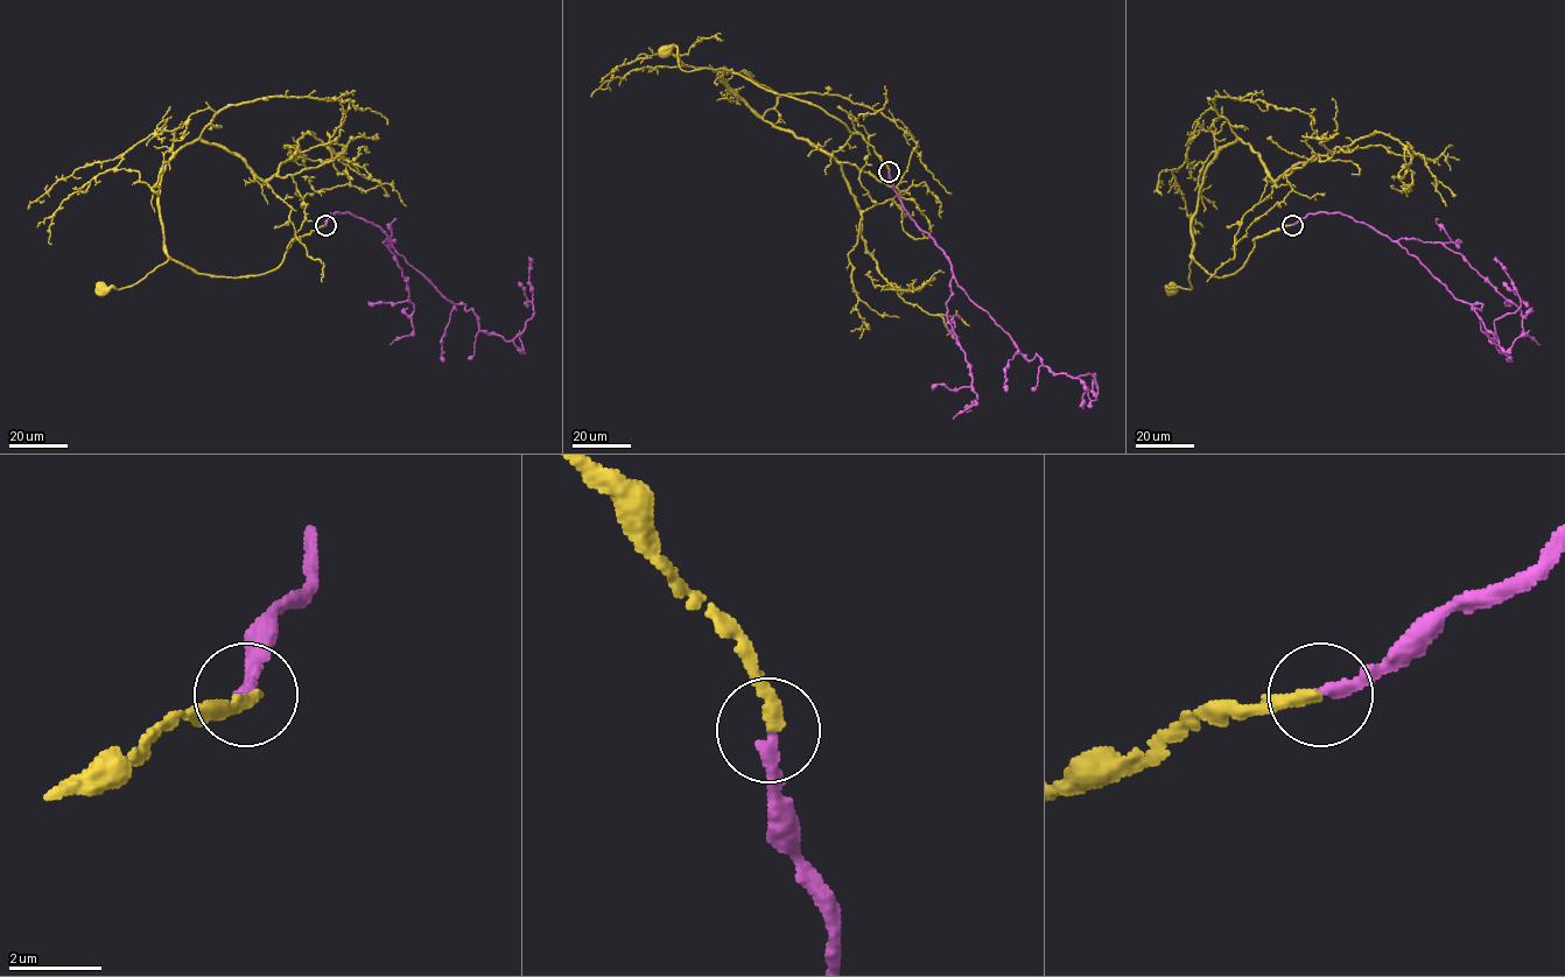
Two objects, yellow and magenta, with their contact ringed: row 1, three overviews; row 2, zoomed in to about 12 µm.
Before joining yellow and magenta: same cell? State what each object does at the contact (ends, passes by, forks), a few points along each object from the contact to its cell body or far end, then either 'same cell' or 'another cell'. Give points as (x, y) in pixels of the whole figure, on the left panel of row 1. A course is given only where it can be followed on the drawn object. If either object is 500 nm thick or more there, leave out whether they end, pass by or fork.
yellow ends | magenta ends | yellow via (325, 224), (295, 239), (283, 261), (259, 275), (210, 276), (169, 258), (127, 287), (100, 289) | magenta via (325, 224), (338, 212), (379, 227), (447, 300), (472, 309), (481, 330), (506, 341), (534, 314), (532, 259) | another cell

